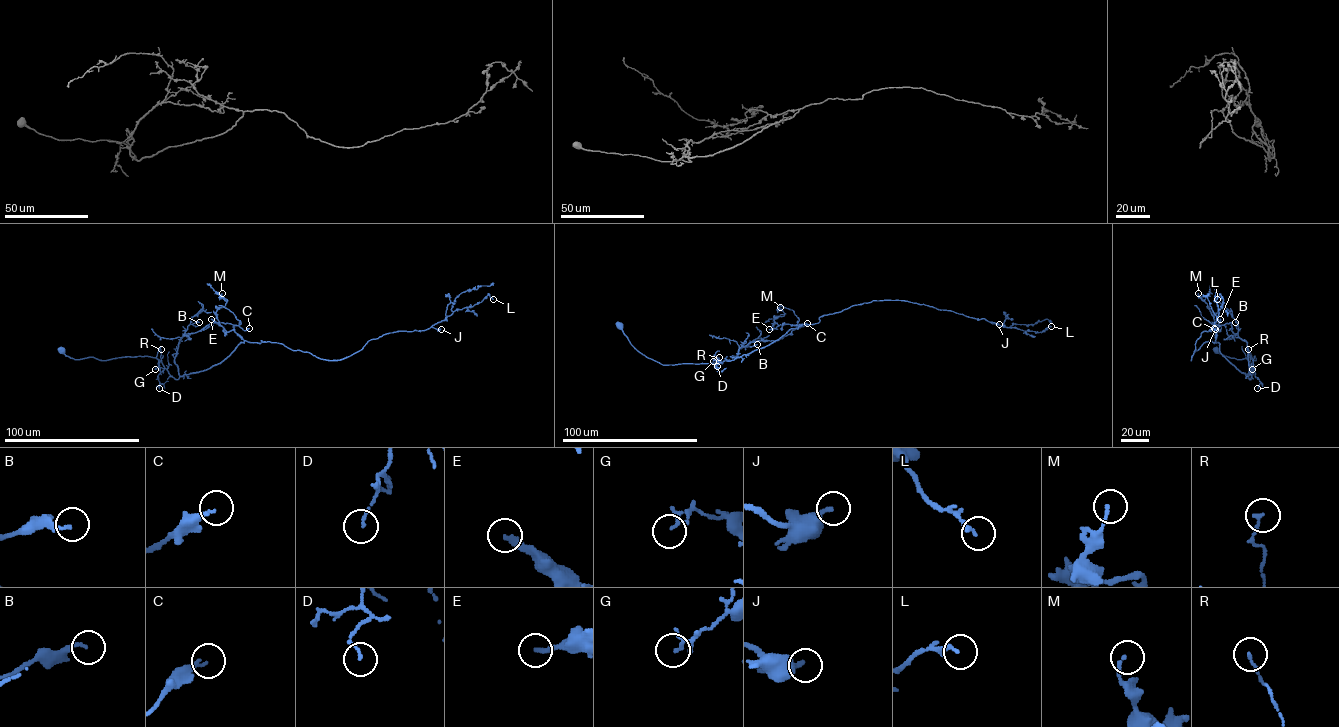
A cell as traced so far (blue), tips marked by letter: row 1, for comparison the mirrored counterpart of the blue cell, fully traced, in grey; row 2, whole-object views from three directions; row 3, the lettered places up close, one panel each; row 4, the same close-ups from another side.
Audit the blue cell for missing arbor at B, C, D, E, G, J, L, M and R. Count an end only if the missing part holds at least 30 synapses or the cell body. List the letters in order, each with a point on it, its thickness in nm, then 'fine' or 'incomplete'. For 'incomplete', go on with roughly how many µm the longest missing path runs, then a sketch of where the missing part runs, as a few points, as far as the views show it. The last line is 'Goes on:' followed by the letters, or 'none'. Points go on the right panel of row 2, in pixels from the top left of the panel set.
B: at (1235, 322); 180 nm thick; fine
C: at (1214, 328); 190 nm thick; fine
D: at (1257, 388); 110 nm thick; fine
E: at (1220, 319); 220 nm thick; incomplete; about 40 µm are missing; missing branch runs (1220, 319), (1220, 300)
G: at (1252, 369); 80 nm thick; fine
J: at (1215, 329); 320 nm thick; fine
L: at (1217, 299); 180 nm thick; fine
M: at (1198, 293); 130 nm thick; fine
R: at (1248, 349); 110 nm thick; fine
Goes on: E

